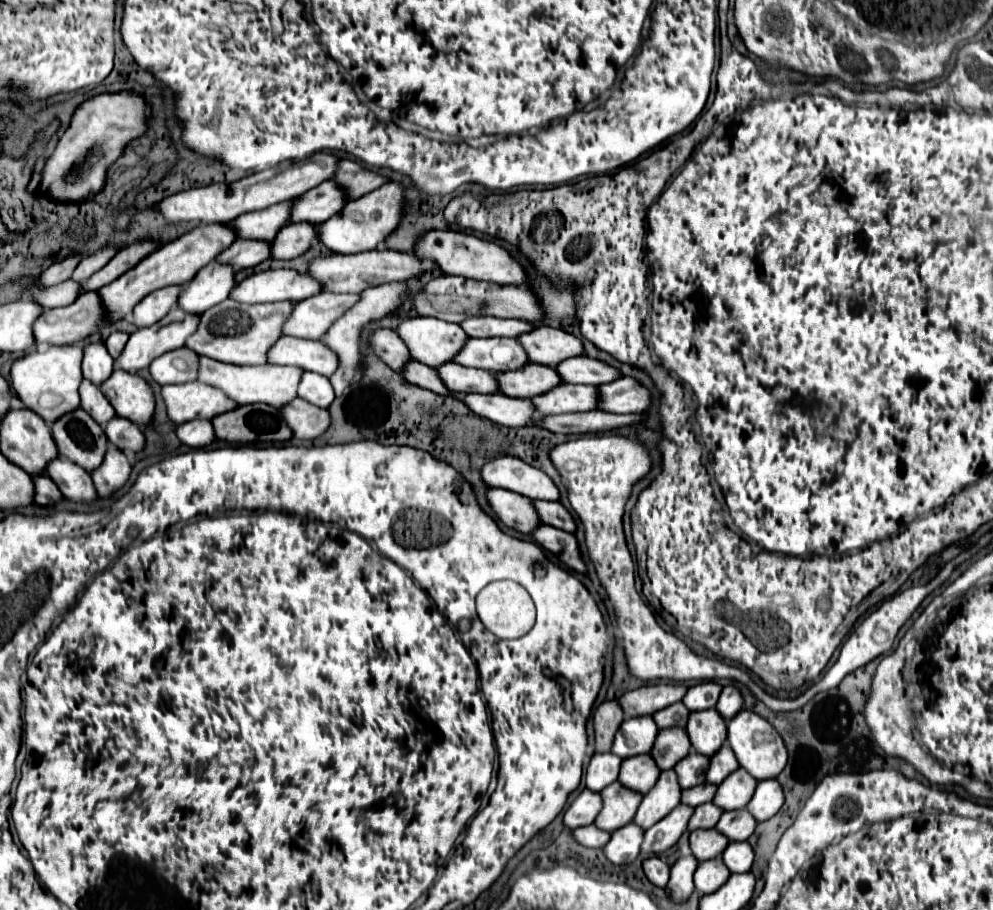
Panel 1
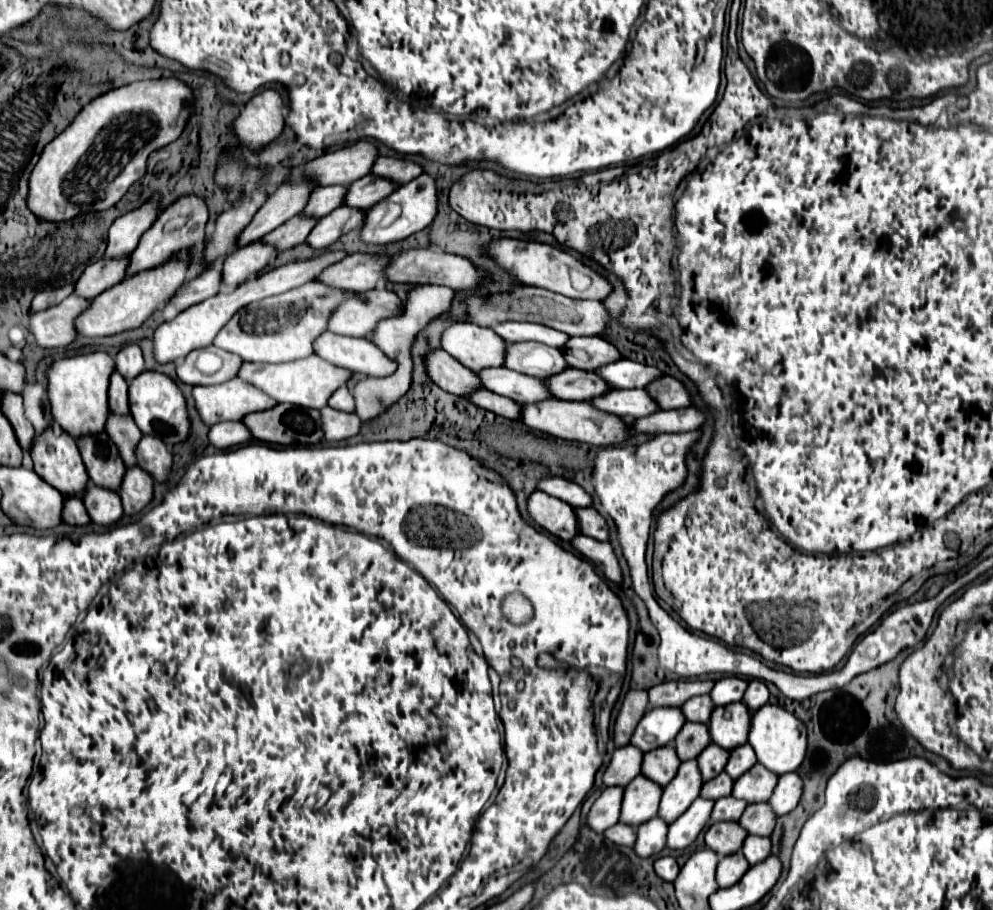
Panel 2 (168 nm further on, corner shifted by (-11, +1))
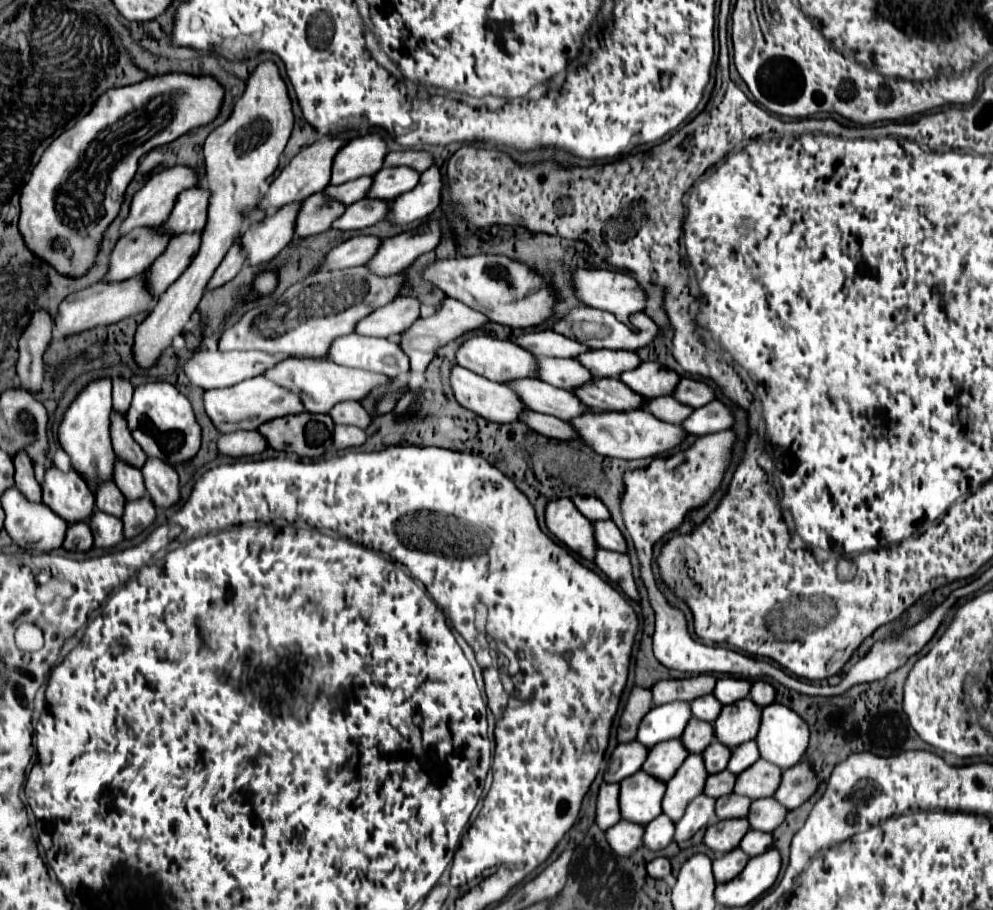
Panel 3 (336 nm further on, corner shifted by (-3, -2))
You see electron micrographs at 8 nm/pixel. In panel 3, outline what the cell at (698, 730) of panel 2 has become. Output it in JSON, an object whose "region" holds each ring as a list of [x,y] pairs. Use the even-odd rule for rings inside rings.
{"region":[[[692,718],[682,734],[682,742],[690,752],[704,752],[714,738],[716,738],[714,726],[698,718]]]}

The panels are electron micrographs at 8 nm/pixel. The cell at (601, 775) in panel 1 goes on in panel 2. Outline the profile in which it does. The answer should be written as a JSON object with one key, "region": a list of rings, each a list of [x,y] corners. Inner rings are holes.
{"region":[[[626,745],[614,751],[610,765],[604,771],[604,785],[626,785],[632,777],[640,773],[640,763],[642,763],[642,751],[636,751],[636,747]]]}

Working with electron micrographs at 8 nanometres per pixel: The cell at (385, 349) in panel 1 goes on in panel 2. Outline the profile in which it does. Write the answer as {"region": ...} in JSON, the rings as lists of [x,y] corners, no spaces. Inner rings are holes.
{"region":[[[430,349],[424,355],[424,367],[426,367],[426,375],[430,377],[430,381],[434,381],[440,389],[448,393],[466,397],[468,393],[482,387],[474,371],[460,365],[442,349]]]}

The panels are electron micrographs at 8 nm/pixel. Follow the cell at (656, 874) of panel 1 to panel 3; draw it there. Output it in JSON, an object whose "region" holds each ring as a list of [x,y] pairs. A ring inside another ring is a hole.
{"region":[[[664,856],[654,858],[652,862],[648,862],[648,874],[652,878],[666,878],[670,874],[670,860]]]}

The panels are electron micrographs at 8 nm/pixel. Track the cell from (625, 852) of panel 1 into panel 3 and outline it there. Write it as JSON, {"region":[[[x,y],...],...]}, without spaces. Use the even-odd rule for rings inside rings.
{"region":[[[660,814],[650,824],[646,824],[644,846],[648,846],[650,850],[666,848],[672,842],[672,838],[674,838],[674,822],[666,814]]]}

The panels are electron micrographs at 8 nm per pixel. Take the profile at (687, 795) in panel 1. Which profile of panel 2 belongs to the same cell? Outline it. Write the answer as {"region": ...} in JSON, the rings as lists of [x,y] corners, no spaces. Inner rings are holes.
{"region":[[[720,773],[716,779],[710,779],[708,783],[702,785],[700,797],[712,799],[712,801],[716,801],[720,797],[728,797],[732,793],[732,785],[734,785],[734,781],[726,773]]]}

